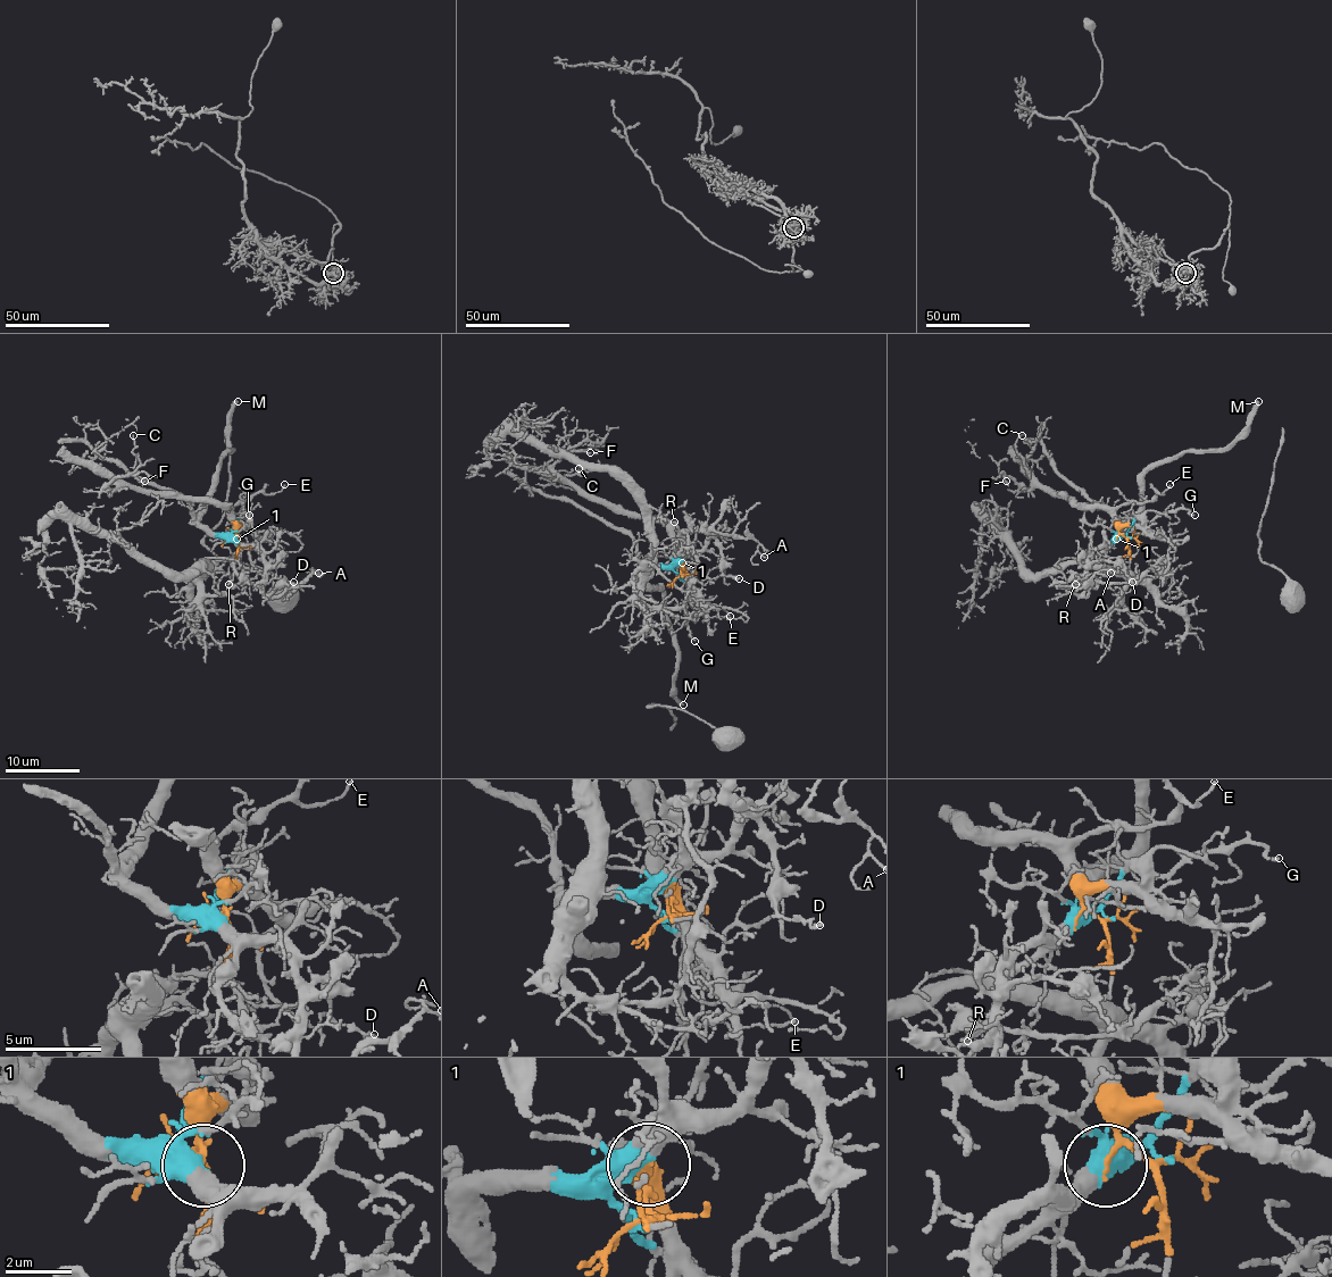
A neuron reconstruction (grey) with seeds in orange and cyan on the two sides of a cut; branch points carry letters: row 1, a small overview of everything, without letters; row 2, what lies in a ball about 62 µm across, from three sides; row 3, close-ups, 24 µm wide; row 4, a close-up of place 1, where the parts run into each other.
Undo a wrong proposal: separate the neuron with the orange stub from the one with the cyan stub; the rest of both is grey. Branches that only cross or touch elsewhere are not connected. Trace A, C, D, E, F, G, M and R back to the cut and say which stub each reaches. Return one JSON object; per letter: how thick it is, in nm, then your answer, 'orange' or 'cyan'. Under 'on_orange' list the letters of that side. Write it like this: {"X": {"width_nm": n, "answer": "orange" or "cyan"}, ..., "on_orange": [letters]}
{"A": {"width_nm": 120, "answer": "cyan"}, "C": {"width_nm": 100, "answer": "orange"}, "D": {"width_nm": 150, "answer": "cyan"}, "E": {"width_nm": 120, "answer": "orange"}, "F": {"width_nm": 170, "answer": "orange"}, "G": {"width_nm": 130, "answer": "orange"}, "M": {"width_nm": 400, "answer": "cyan"}, "R": {"width_nm": 140, "answer": "cyan"}, "on_orange": ["C", "E", "F", "G"]}

